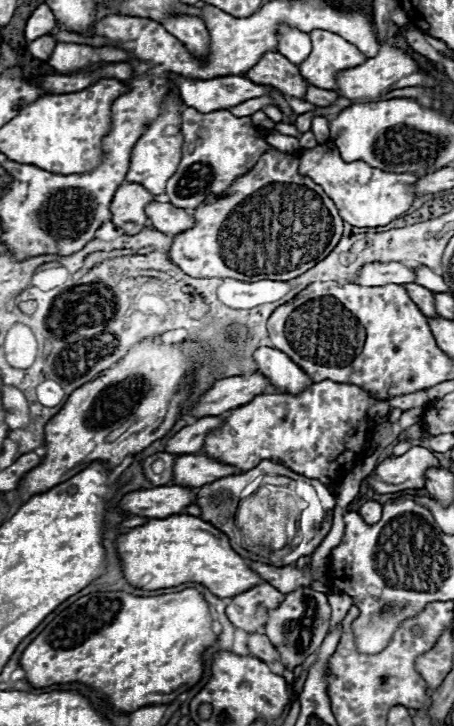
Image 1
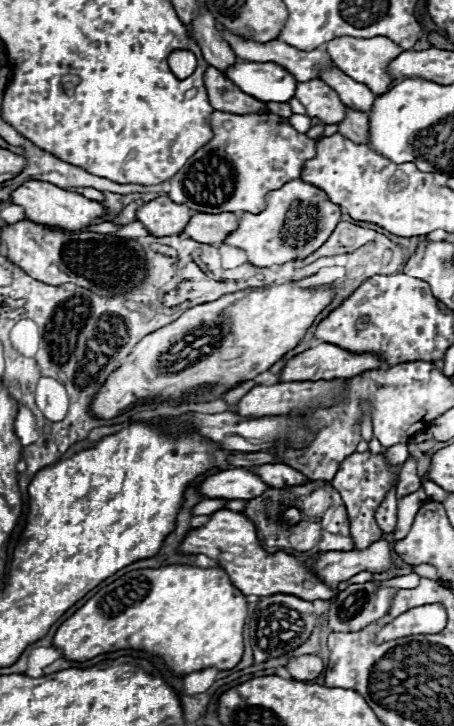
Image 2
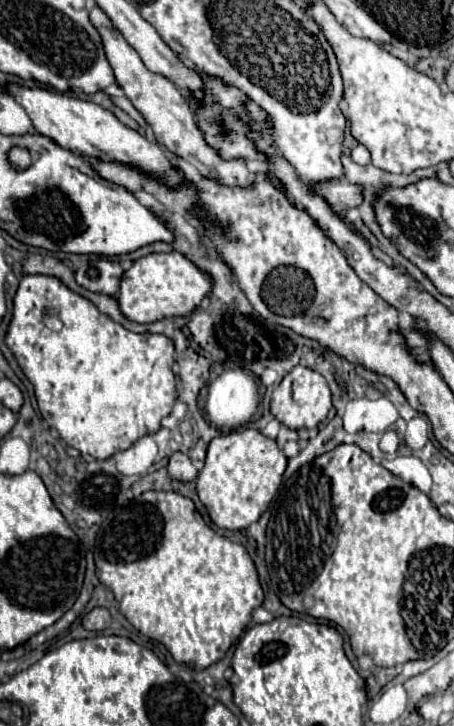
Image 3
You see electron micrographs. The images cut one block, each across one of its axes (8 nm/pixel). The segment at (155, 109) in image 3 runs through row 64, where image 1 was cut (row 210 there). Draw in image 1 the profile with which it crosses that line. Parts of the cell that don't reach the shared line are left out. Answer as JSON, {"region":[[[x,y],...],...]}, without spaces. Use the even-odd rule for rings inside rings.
{"region":[[[122,184],[112,200],[110,212],[112,222],[122,228],[126,234],[138,234],[148,226],[148,216],[144,208],[154,202],[154,194],[150,194],[140,184]]]}

